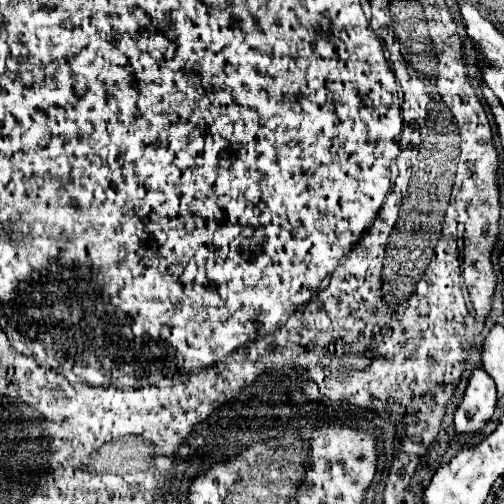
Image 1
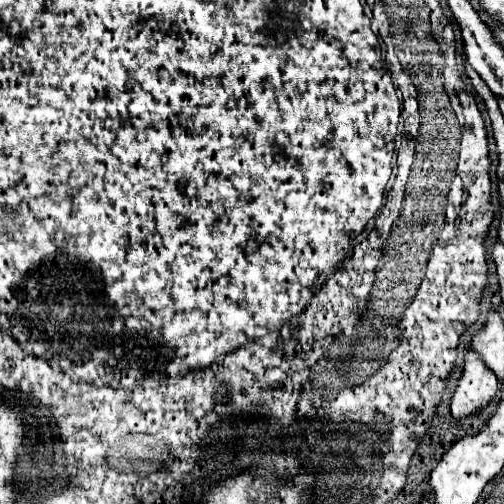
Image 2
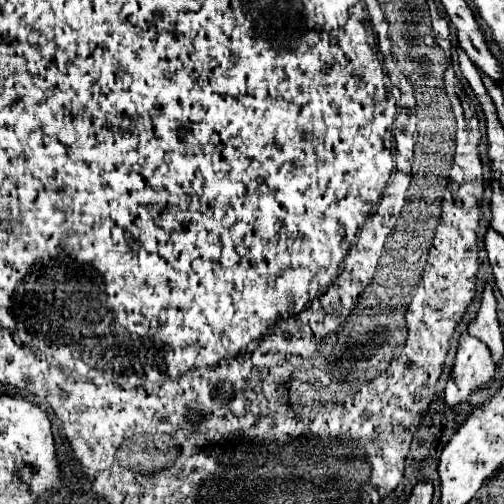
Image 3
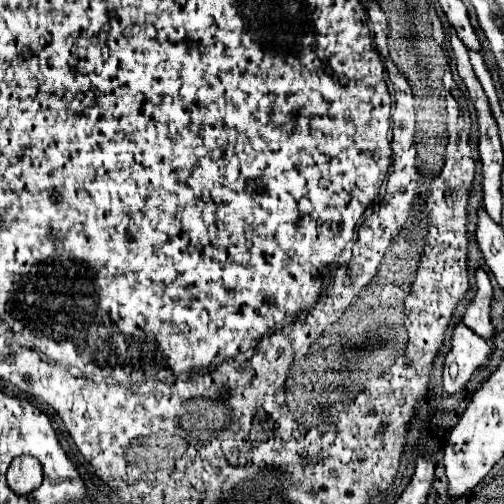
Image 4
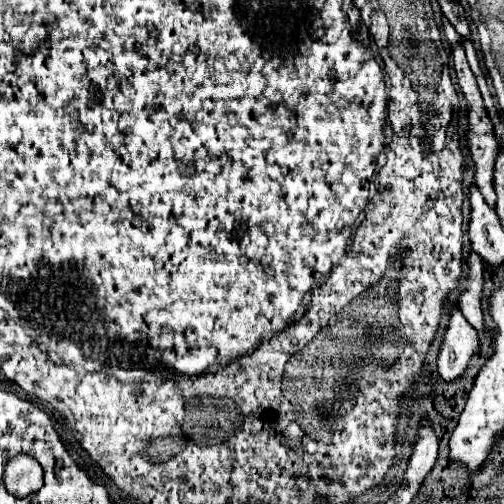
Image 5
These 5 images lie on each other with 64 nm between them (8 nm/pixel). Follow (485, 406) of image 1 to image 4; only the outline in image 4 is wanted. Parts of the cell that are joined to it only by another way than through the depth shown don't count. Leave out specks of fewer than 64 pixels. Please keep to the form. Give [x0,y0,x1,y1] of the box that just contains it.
[442,322,490,394]

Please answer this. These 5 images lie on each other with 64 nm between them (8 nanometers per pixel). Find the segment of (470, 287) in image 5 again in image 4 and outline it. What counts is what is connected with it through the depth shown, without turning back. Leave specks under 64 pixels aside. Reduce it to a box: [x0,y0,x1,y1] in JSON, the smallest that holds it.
[464,268,494,340]

